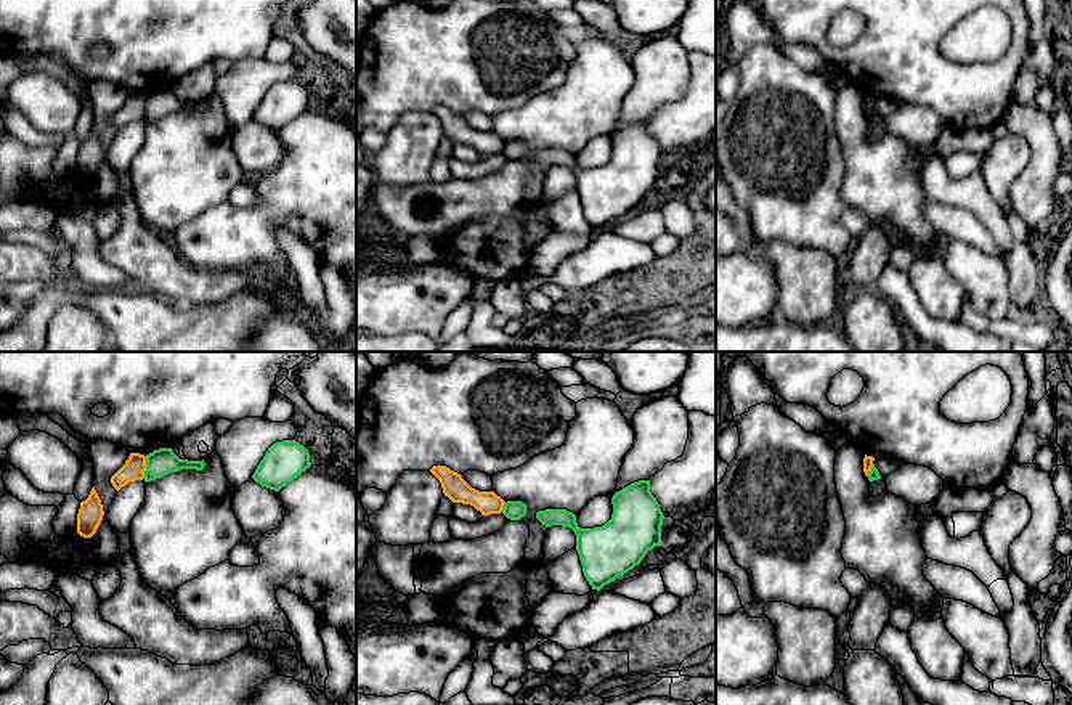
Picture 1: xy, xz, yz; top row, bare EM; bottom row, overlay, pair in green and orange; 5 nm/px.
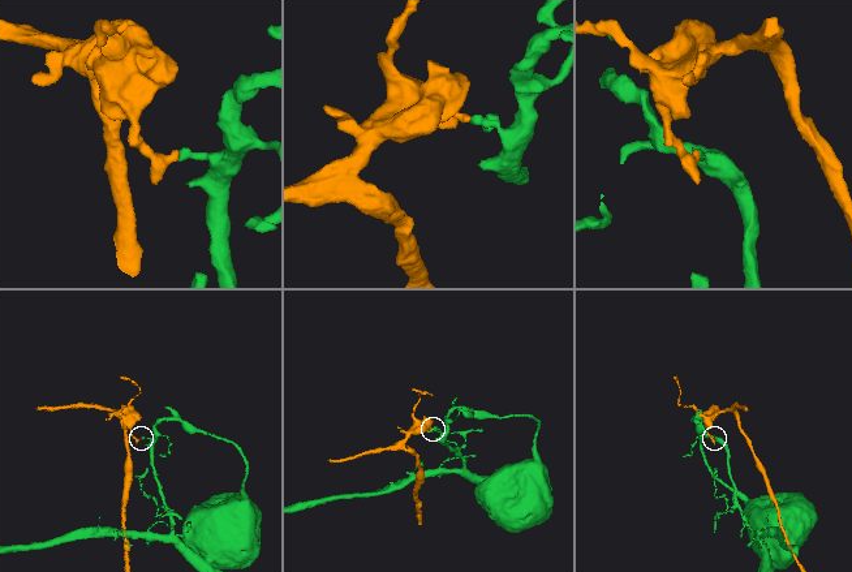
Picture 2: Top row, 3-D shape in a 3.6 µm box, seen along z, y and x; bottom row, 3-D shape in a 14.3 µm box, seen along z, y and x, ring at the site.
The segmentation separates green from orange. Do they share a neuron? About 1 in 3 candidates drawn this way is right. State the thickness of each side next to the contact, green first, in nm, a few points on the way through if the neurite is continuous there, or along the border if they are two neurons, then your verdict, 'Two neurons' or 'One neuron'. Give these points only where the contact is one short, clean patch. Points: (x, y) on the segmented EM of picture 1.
Thickness 140 nm (green) against 110 nm. Boundary: xy (146, 456), (143, 477). Two neurons

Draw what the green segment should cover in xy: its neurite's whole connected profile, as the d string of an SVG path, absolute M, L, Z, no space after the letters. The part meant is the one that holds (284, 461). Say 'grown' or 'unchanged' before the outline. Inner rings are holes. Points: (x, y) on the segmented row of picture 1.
unchanged | M295 440L273 443L257 466L252 479L279 491L311 466L308 450Z

